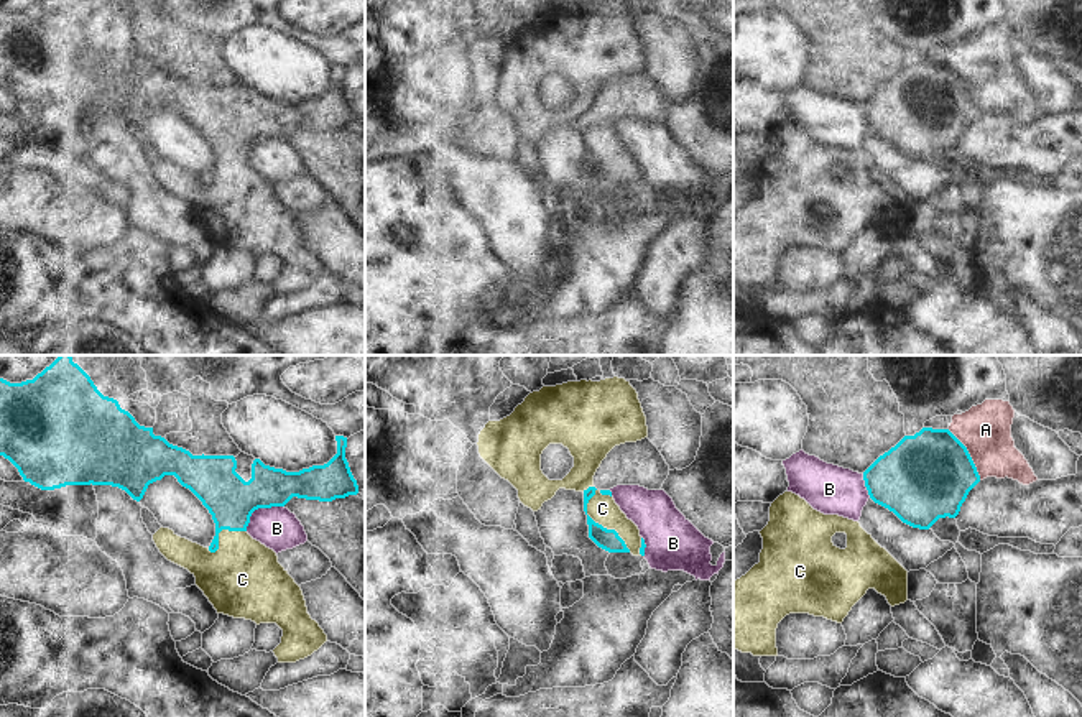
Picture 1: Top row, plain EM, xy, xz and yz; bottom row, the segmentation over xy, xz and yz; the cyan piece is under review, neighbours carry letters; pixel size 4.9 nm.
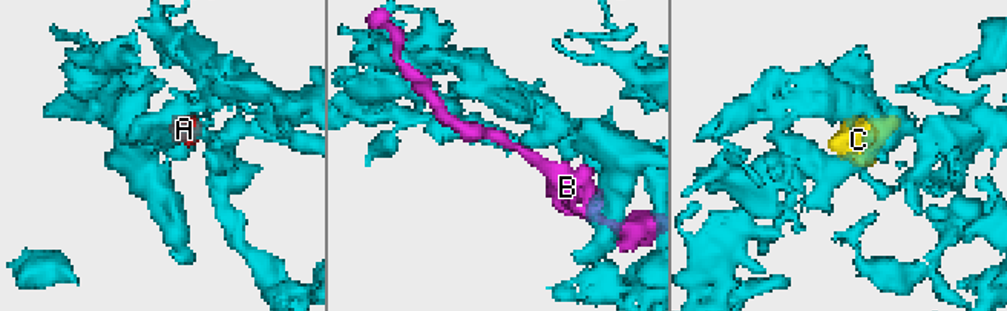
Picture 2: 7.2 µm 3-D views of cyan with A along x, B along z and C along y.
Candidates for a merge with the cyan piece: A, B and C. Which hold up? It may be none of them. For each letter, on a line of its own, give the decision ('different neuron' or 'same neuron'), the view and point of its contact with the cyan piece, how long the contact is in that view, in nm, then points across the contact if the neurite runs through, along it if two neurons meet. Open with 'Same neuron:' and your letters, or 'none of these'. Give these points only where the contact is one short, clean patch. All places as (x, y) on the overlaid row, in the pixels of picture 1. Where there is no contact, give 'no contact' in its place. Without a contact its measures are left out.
Same neuron: C
A: different neuron; contact yz (969, 454); length 300 nm; border yz (947, 430), (966, 448), (980, 479)
B: different neuron; contact xy (258, 507); length 220 nm
C: same neuron; contact xz (597, 523); length 360 nm; way xz (609, 540), (609, 535), (597, 523), (602, 508)

